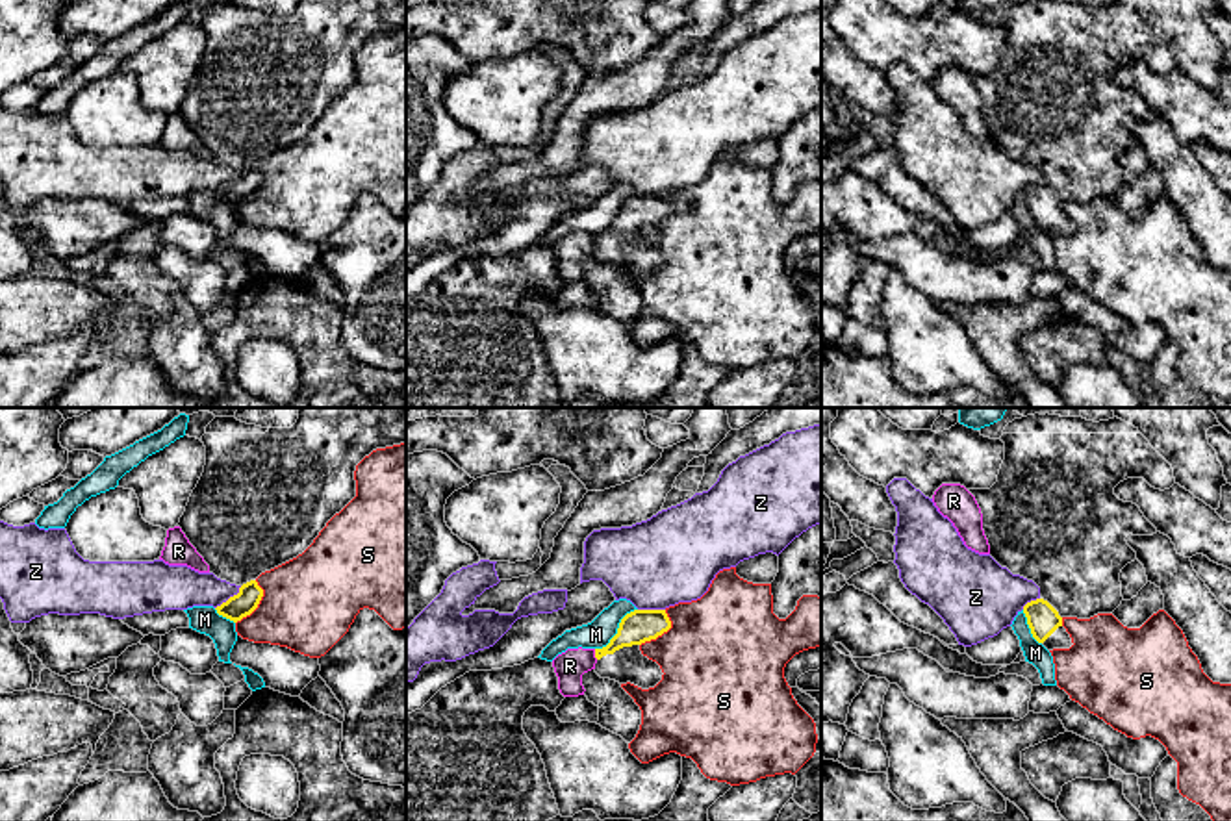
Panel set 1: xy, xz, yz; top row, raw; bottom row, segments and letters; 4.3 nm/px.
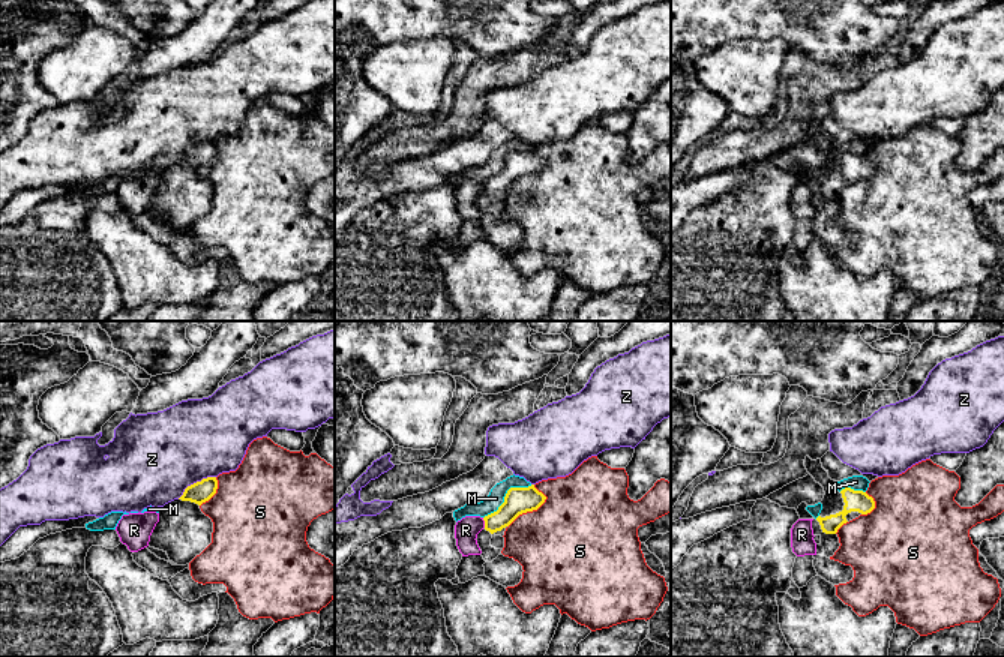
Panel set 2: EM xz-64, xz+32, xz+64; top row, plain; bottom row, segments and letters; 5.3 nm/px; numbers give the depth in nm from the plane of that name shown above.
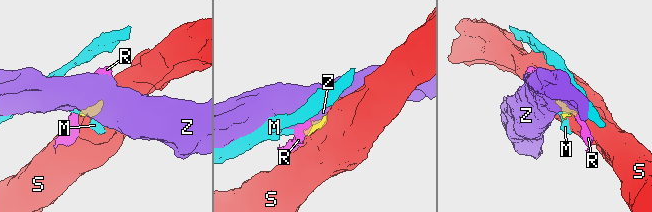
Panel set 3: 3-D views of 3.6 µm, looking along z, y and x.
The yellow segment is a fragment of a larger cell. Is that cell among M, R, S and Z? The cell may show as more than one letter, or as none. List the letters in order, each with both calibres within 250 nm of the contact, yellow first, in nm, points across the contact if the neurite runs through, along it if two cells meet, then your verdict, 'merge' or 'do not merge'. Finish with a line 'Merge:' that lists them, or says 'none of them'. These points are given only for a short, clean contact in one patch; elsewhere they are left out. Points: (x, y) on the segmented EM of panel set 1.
M: calibres 140 and 120 nm; border xz (636, 608), (621, 619), (618, 632), (596, 649); do not merge
R: calibres 140 and 140 nm; border xz (594, 649), (597, 658); do not merge
S: calibres 110 and 400 nm; do not merge
Z: calibres 110 and 190 nm; border xy (241, 586), (215, 608); do not merge
Merge: none of them

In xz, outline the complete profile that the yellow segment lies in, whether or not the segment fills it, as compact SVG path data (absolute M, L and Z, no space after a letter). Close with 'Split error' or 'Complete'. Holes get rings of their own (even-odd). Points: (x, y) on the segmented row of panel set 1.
M634 610L627 613L617 634L603 649L595 649L595 673L619 684L634 684L641 689L654 688L662 680L656 662L641 654L640 645L656 639L671 628L666 610Z. Split error

